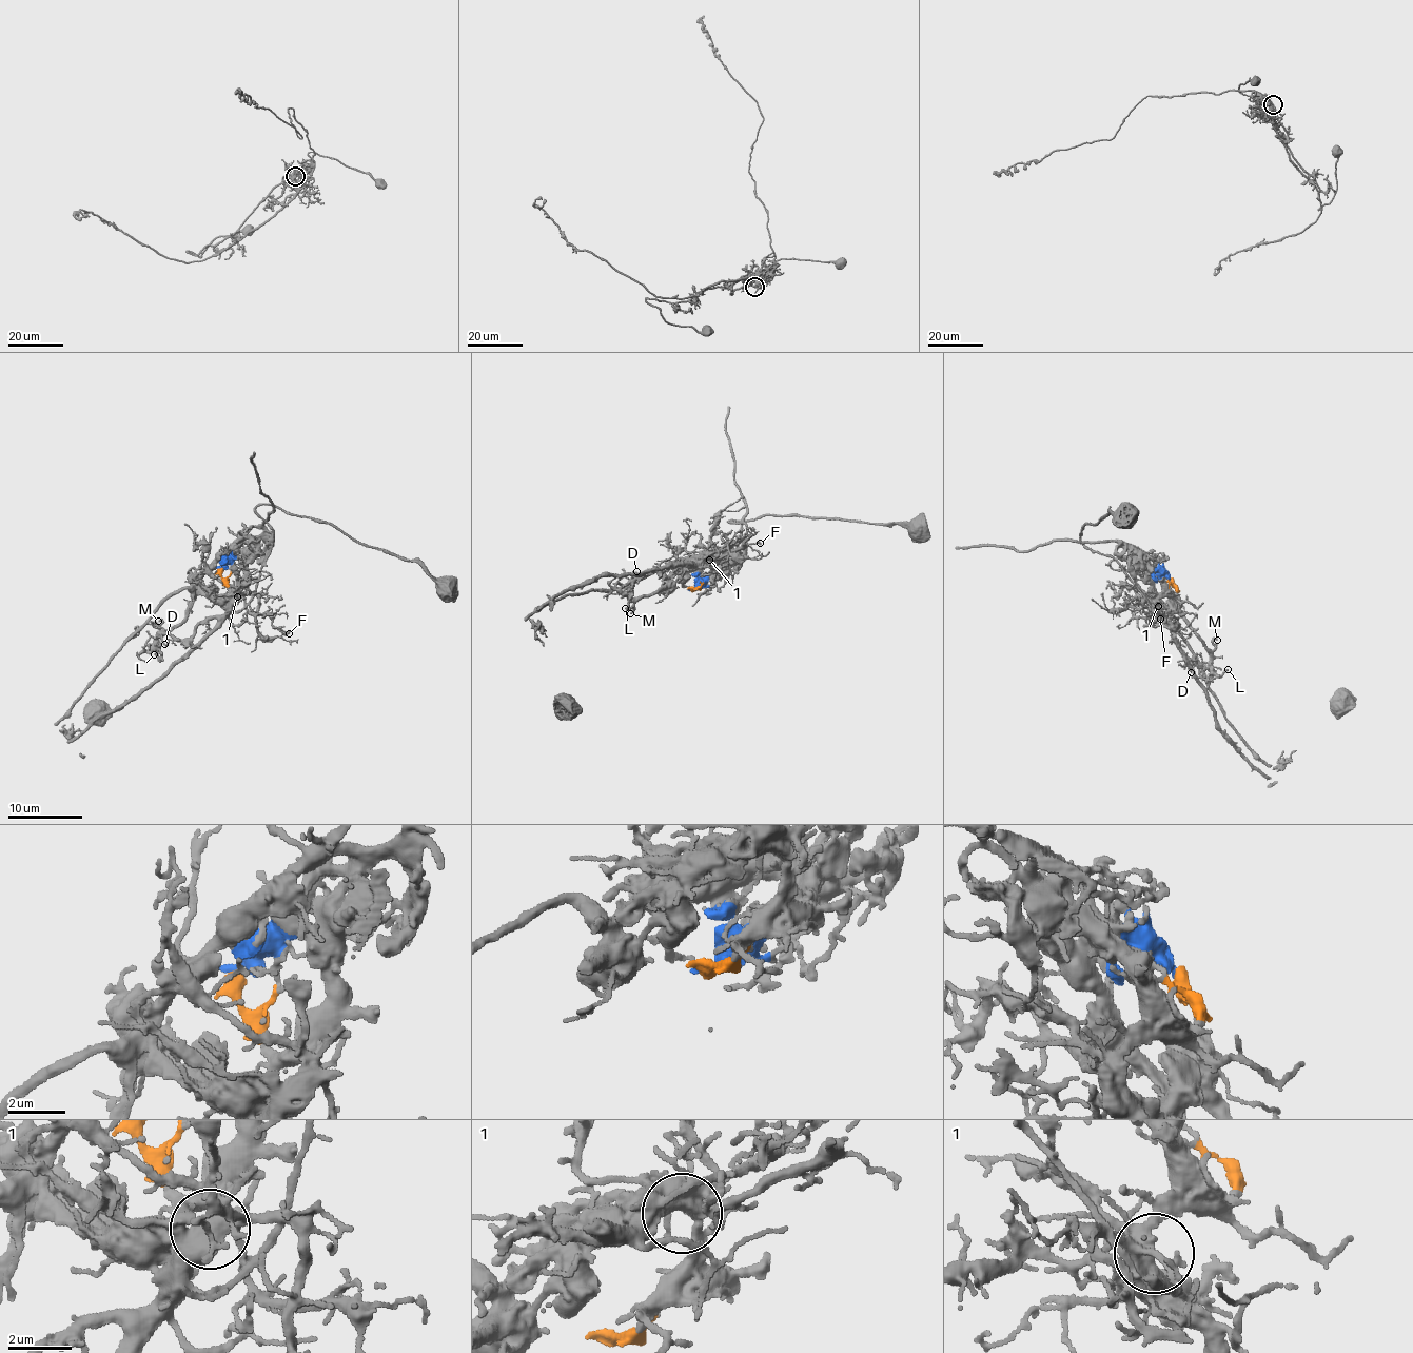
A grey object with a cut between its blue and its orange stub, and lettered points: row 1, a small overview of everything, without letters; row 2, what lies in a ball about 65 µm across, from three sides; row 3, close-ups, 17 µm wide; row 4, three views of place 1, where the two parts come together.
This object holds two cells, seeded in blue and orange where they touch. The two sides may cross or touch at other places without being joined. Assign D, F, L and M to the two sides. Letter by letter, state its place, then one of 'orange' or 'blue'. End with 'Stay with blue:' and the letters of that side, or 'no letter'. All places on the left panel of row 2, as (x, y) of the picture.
D: place (164, 644); orange
F: place (289, 633); orange
L: place (154, 654); blue
M: place (158, 621); blue
Stay with blue: L, M

